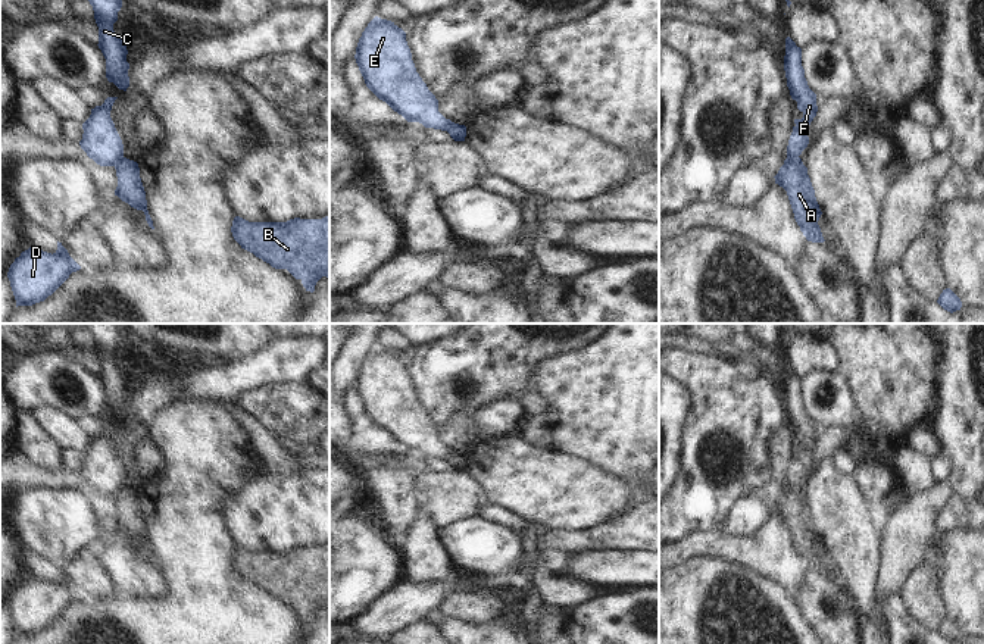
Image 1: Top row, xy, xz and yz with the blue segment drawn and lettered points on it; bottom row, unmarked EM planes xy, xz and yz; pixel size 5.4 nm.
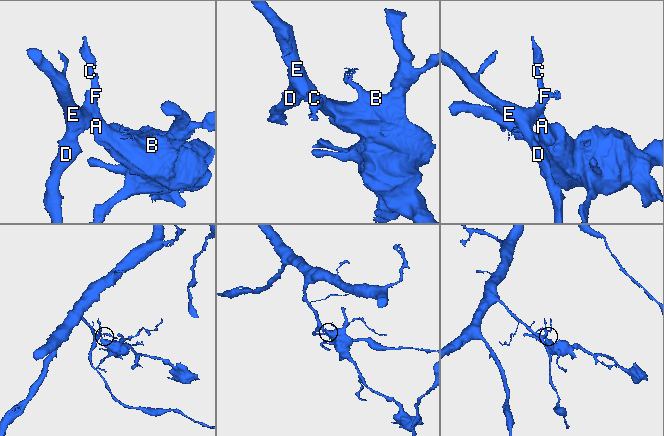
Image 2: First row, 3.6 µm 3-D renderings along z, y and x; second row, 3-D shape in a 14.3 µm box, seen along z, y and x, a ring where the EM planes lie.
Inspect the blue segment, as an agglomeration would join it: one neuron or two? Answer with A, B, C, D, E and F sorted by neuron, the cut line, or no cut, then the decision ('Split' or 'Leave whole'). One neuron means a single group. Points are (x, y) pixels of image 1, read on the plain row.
Groups: A B / C D E F. Split along yz (797, 484), (786, 490). Split

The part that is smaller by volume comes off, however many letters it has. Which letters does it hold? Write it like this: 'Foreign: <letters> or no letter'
Foreign: A, B

